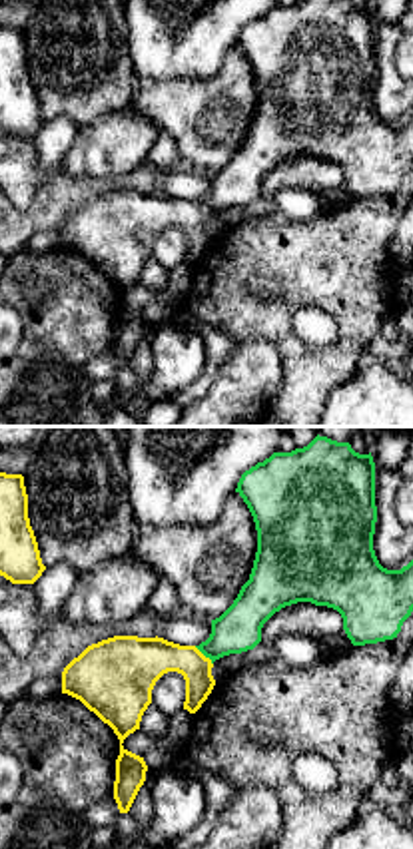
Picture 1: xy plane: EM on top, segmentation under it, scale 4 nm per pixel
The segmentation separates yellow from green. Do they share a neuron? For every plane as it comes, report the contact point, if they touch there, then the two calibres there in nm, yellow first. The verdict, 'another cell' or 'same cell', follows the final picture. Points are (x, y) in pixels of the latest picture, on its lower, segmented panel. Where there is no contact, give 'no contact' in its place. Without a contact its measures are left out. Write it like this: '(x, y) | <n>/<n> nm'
(202, 654) | 190/180 nm

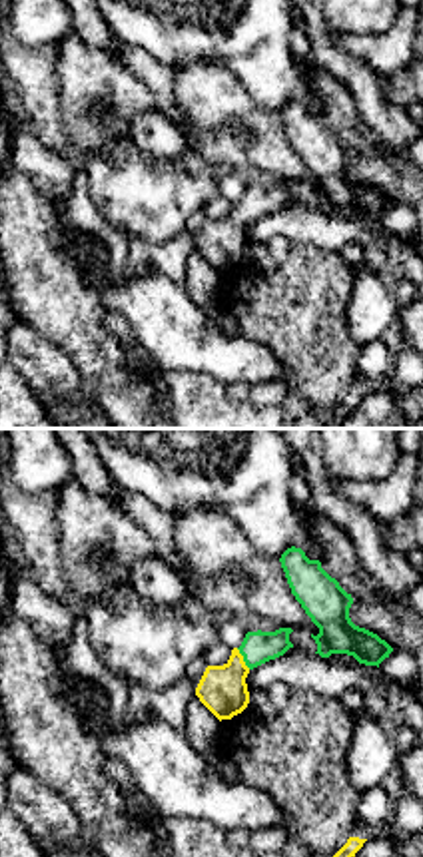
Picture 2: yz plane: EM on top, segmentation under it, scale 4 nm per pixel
(242, 658) | 190/130 nm

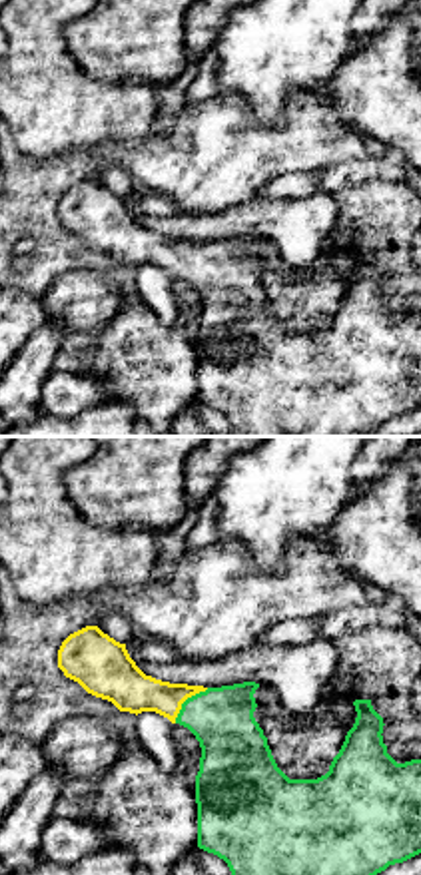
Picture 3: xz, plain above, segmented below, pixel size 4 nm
(186, 698) | 180/260 nm

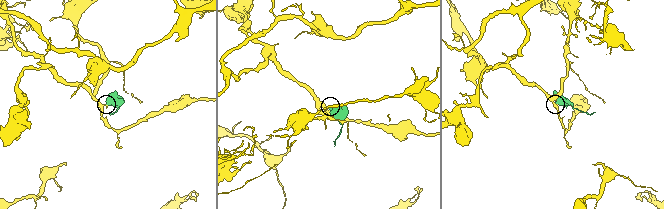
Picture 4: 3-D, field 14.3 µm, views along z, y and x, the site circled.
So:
same cell

